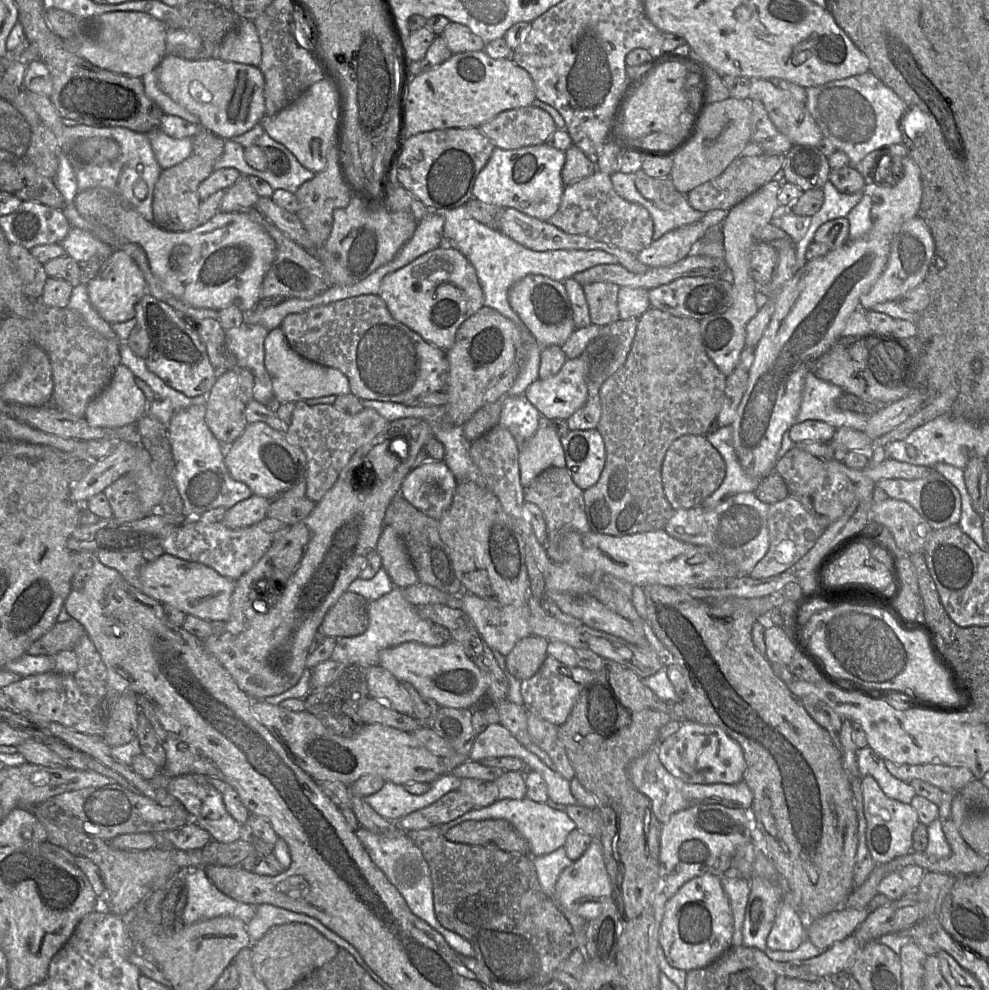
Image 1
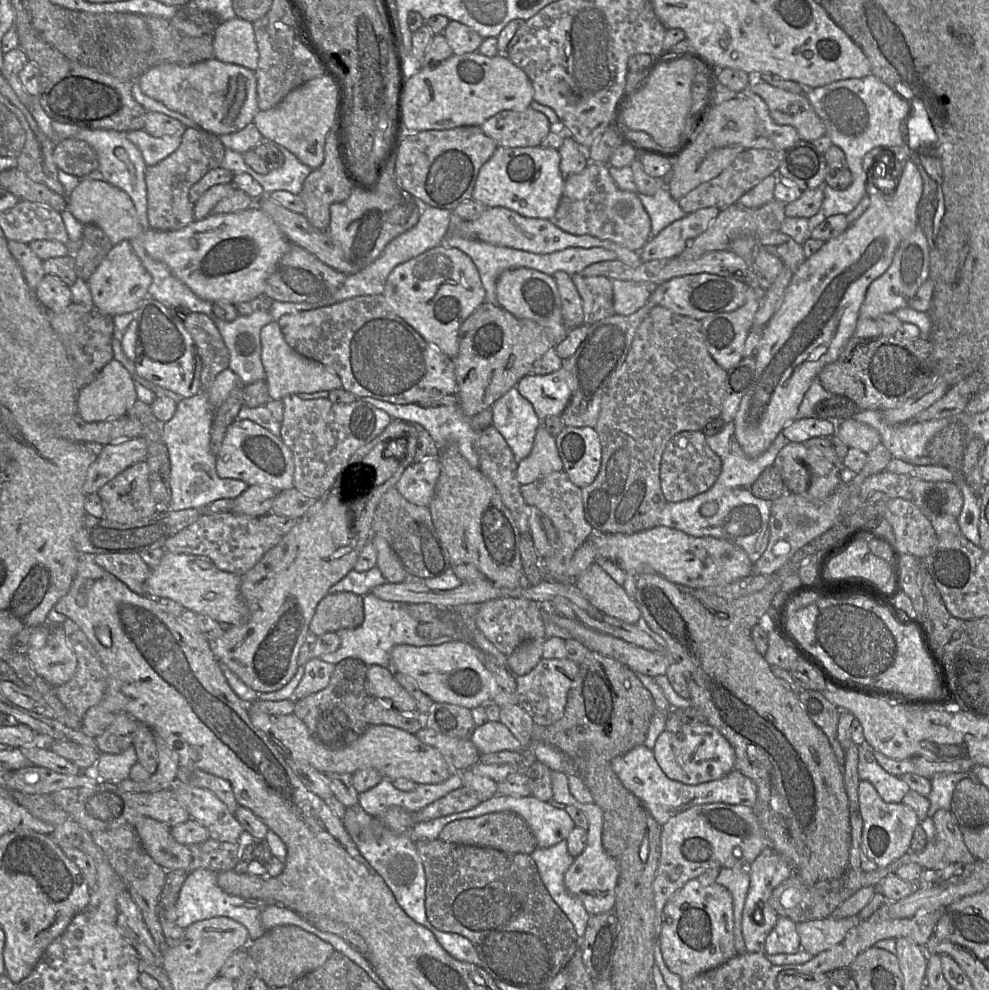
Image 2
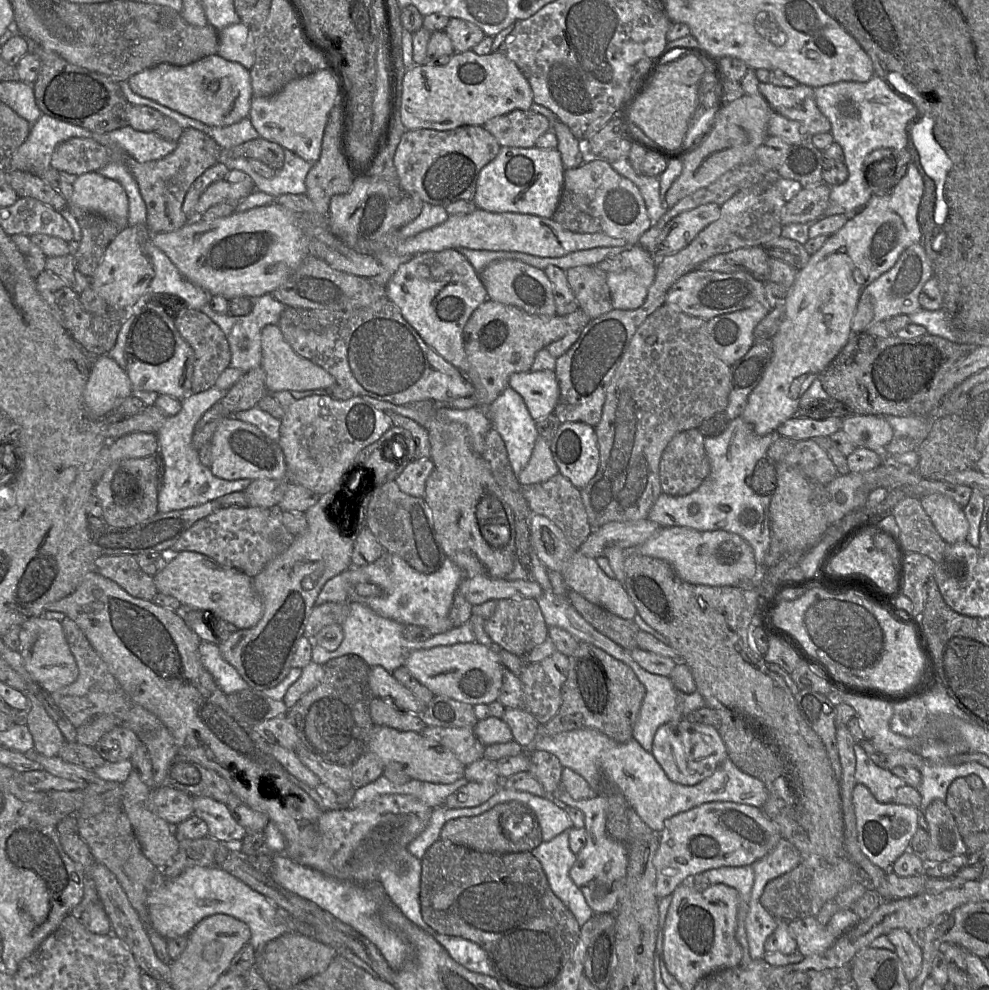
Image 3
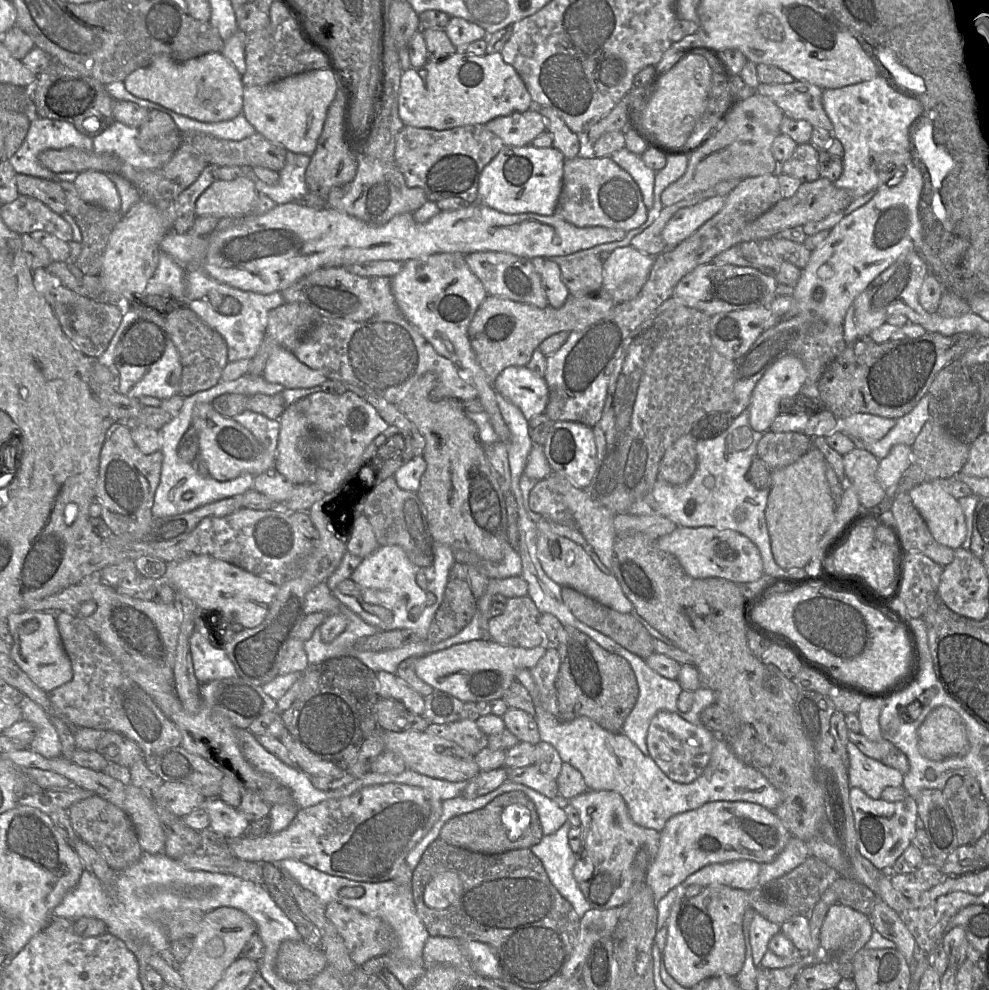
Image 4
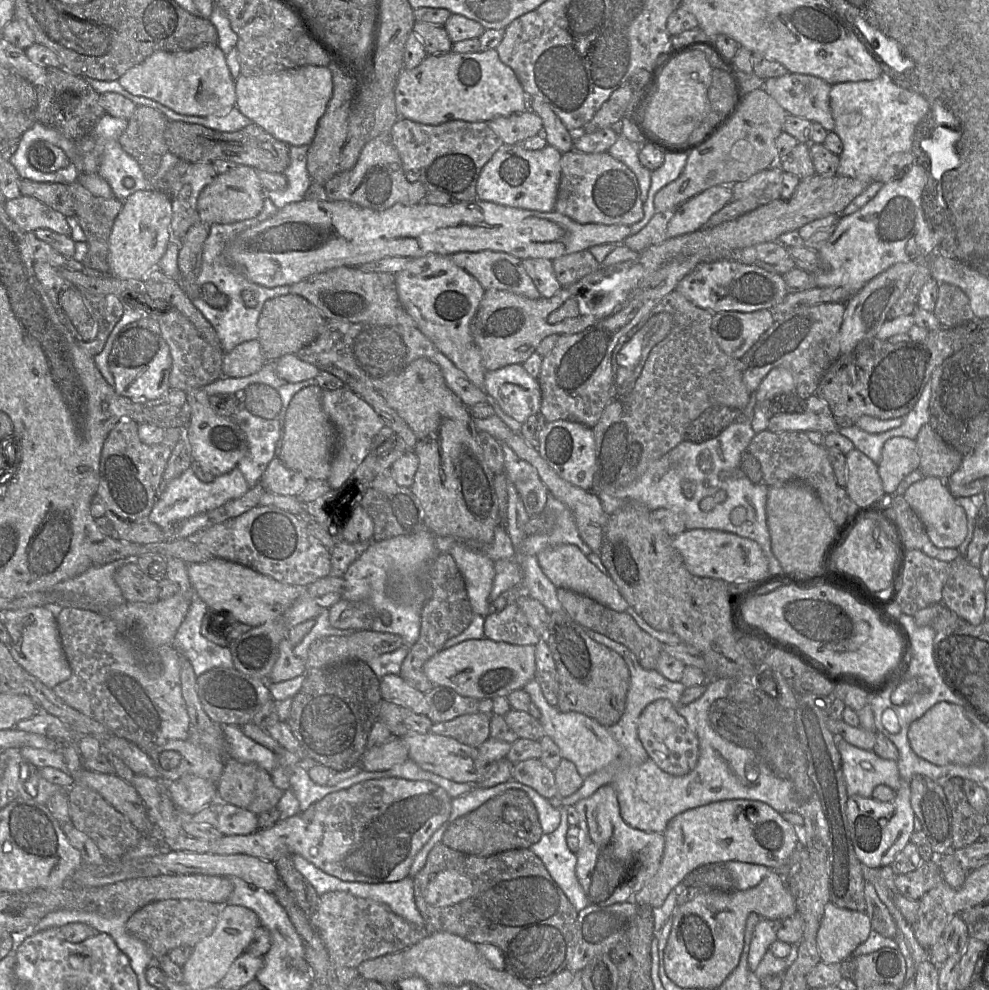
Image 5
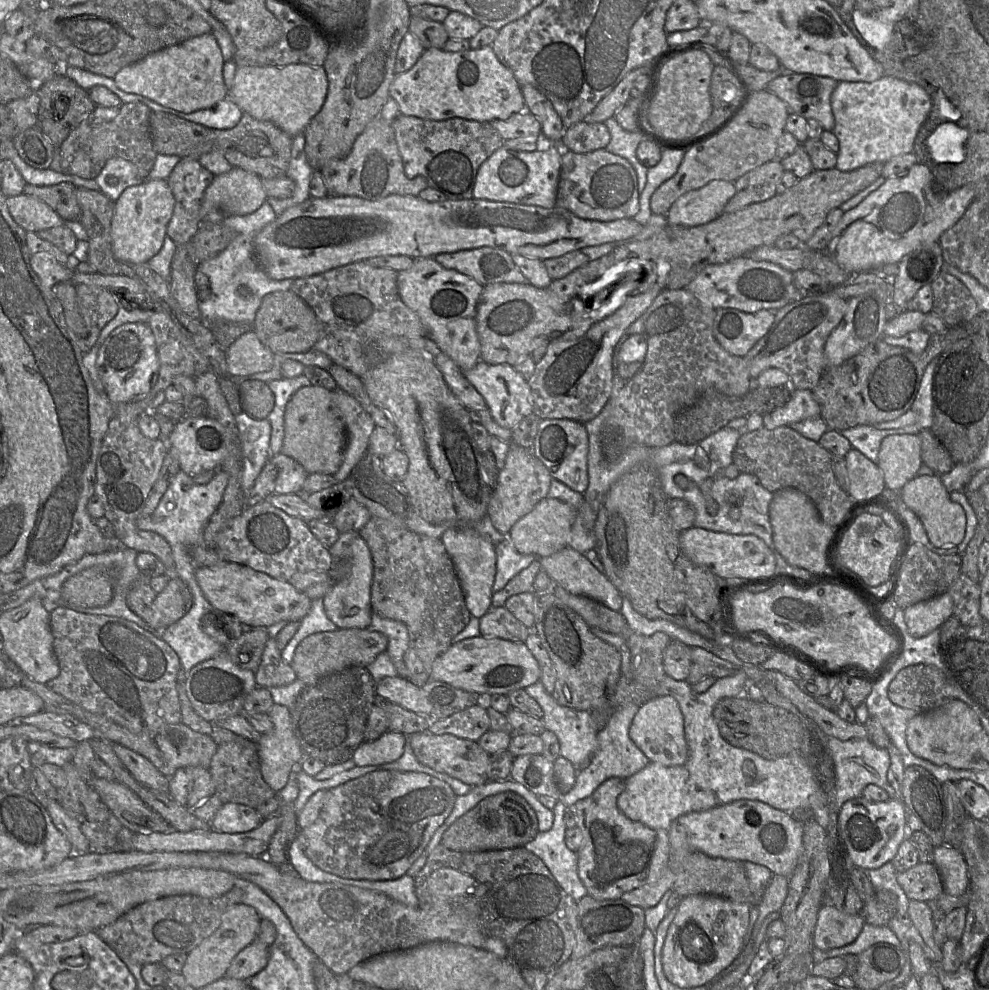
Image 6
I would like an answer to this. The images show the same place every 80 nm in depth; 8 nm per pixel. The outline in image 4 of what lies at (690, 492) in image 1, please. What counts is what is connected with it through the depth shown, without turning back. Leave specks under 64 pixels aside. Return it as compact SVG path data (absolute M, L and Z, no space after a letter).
M687 433L669 446L660 462L659 478L675 486L686 484L697 468L696 442Z

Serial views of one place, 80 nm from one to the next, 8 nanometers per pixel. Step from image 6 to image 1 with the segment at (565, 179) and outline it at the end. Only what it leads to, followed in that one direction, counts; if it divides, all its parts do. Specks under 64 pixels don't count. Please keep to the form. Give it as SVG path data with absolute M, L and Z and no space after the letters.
M597 170L593 175L565 186L558 210L547 221L568 234L584 235L637 254L653 242L652 217L643 206L620 197L610 176Z

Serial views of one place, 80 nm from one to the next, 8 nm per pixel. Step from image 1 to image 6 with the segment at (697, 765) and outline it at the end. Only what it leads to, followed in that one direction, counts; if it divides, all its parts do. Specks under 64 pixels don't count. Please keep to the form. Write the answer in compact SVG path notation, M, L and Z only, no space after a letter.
M659 696L641 705L629 728L629 736L650 762L680 766L687 761L684 718L678 702L672 696Z

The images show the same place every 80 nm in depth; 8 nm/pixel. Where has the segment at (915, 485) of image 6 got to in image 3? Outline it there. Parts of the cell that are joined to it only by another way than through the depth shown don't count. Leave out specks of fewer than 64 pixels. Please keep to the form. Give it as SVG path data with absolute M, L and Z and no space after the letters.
M942 494L924 496L920 498L920 503L935 530L947 544L966 541L969 524L963 507Z

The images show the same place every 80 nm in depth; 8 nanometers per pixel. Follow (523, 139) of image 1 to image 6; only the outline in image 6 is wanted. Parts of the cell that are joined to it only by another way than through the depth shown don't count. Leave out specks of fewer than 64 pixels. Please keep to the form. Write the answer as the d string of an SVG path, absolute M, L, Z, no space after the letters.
M523 111L512 115L506 120L490 122L503 140L509 139L539 139L541 140L541 125L534 115Z

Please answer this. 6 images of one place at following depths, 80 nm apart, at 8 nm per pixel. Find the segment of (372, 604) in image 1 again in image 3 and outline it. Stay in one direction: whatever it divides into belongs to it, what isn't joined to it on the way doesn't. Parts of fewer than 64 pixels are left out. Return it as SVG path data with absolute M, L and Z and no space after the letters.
M349 601L348 608L348 614L341 624L343 639L340 645L336 650L328 651L314 644L314 640L312 640L312 662L323 665L330 659L345 654L353 654L361 657L369 667L380 665L392 673L396 668L404 665L409 654L415 650L476 641L470 619L459 627L452 628L442 634L432 635L425 641L410 641L403 636L404 624L378 615L369 606L363 603Z

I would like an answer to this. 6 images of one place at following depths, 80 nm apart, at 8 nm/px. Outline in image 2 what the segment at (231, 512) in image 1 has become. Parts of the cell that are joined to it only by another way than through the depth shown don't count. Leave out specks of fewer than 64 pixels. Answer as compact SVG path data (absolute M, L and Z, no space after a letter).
M248 486L240 496L234 499L232 512L251 517L264 517L271 511L278 494L279 491L270 486Z

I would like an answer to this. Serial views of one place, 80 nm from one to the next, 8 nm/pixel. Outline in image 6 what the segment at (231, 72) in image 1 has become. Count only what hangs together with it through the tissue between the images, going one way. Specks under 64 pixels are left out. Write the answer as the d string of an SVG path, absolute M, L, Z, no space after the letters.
M206 33L150 54L121 69L113 80L126 93L144 96L179 112L192 113L213 108L229 97L229 90L223 79L224 63L215 37L212 33Z

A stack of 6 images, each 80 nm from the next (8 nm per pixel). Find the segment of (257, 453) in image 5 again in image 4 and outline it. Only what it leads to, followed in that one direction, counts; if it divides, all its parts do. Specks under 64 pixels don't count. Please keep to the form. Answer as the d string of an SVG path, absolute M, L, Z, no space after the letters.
M245 410L232 419L248 429L262 444L266 452L275 458L278 448L280 422L268 419L250 410Z

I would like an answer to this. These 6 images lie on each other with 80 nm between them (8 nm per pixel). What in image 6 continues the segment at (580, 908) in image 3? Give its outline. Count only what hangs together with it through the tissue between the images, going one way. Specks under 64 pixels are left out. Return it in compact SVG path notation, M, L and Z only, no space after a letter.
M560 797L557 800L552 809L554 821L551 829L539 831L524 847L544 862L564 891L578 902L588 892L578 875L577 853L570 850L565 843L567 827L564 817L568 807L561 802Z

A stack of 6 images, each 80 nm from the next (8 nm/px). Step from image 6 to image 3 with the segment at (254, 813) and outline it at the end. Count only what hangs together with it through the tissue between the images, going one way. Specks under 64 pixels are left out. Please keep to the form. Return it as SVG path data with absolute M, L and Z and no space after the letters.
M195 796L193 814L206 822L208 836L221 843L237 845L246 835L246 829L234 819L225 803Z

